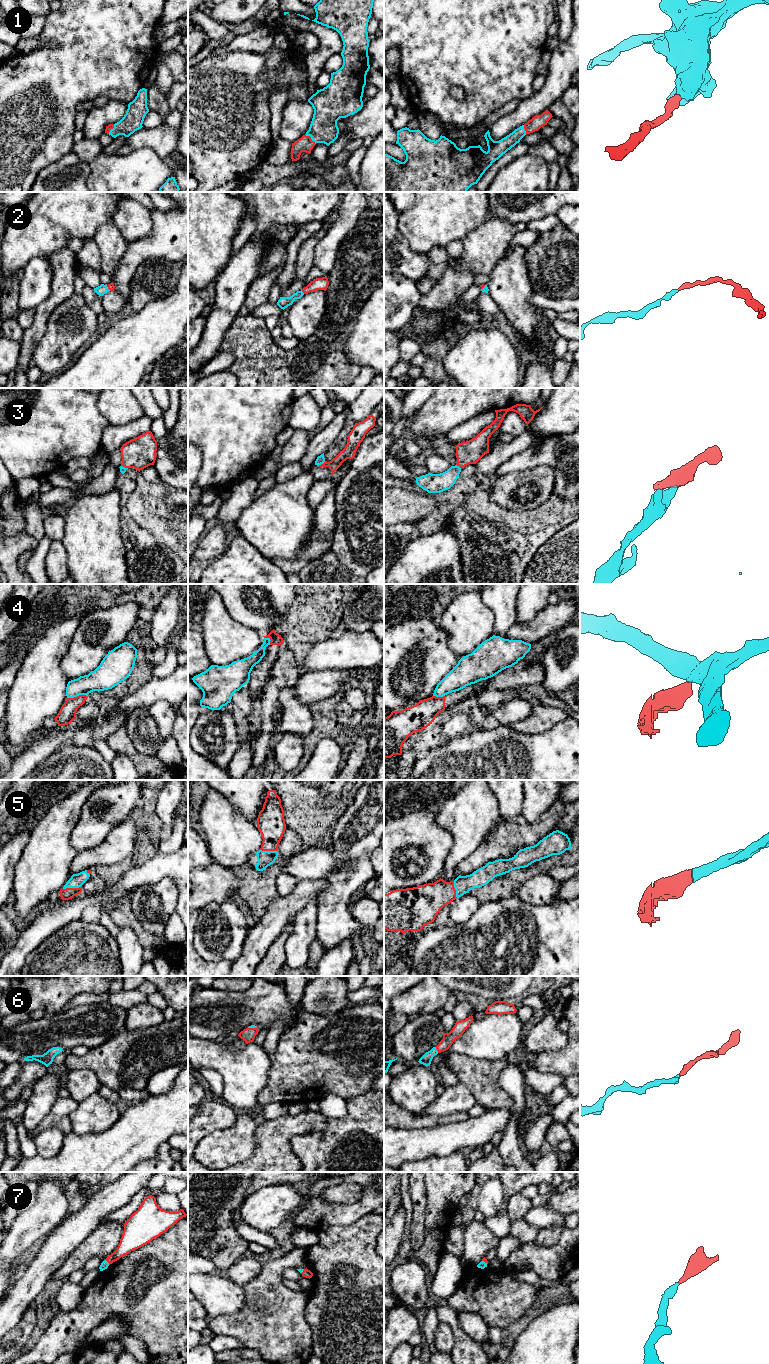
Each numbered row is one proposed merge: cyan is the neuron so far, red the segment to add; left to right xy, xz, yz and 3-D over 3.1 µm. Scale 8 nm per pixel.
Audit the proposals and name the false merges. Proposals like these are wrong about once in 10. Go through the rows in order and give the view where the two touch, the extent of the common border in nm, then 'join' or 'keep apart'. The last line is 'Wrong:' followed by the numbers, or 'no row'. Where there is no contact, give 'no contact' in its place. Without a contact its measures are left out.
1: contact in xz; length 120 nm; join
2: contact in xz; length 40 nm; join
3: contact in xz; length 70 nm; join
4: contact in xy; length 160 nm; keep apart
5: contact in xy; length 160 nm; join
6: contact in yz; length 50 nm; join
7: contact in xy; length 60 nm; join
Wrong: 4

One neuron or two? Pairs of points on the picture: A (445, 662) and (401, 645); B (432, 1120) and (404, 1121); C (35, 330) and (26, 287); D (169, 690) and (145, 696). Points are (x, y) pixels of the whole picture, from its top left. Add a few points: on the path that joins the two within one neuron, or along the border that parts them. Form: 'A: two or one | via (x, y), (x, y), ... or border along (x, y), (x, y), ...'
A: one | via (432, 649), (428, 635), (418, 636), (414, 640)
B: one | via (425, 1121), (411, 1121)
C: two | border along (50, 291), (49, 295), (34, 309)
D: one | via (163, 690), (153, 690), (151, 692)

